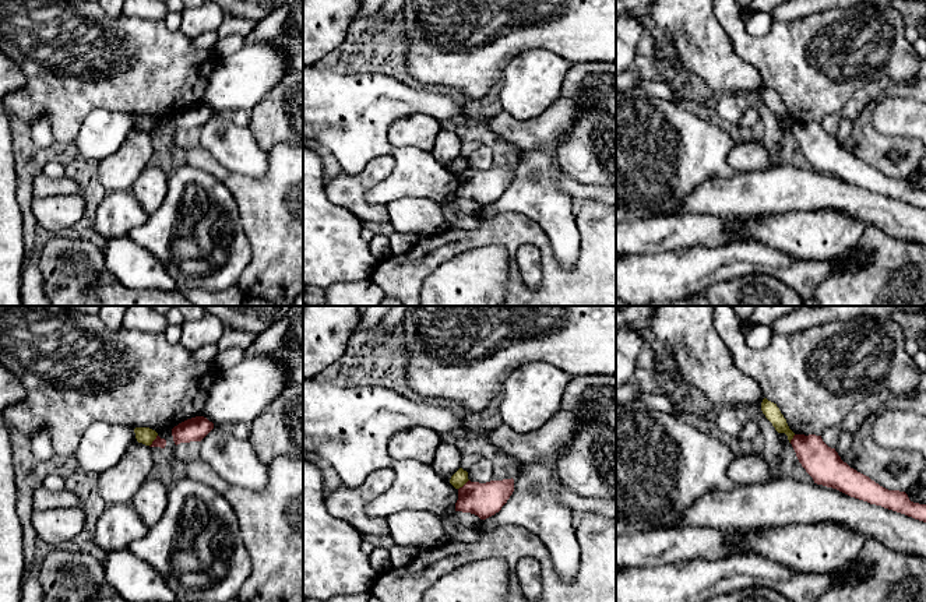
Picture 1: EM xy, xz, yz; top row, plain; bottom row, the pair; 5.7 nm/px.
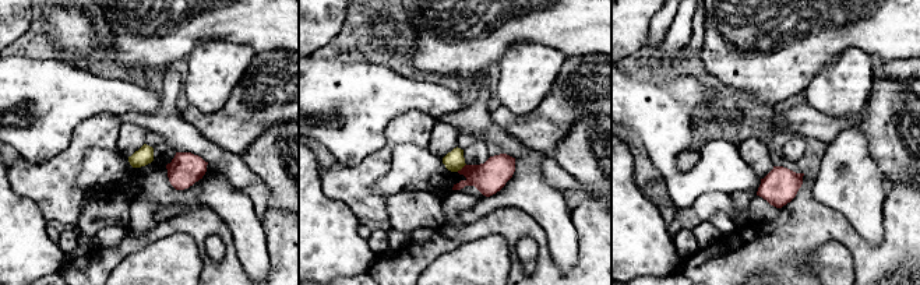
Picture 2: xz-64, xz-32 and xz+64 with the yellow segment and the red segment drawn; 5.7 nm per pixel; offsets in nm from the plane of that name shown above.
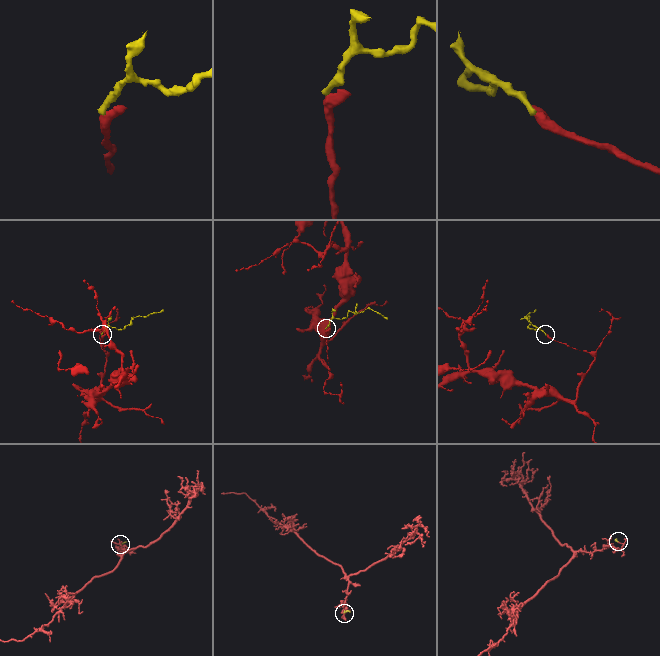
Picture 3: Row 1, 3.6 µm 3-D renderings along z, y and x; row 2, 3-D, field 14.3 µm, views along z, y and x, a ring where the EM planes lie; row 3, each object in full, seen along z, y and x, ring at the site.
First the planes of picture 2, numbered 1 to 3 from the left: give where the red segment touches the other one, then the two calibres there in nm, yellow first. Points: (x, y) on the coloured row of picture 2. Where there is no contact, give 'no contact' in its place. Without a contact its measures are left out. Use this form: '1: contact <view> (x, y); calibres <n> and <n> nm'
1: no contact
2: contact xz-32 (461, 168); calibres 120 and 190 nm
3: no contact

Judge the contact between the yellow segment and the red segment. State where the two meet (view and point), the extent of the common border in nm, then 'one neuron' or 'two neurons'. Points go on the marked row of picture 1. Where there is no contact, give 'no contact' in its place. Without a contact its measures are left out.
contact xy (154, 439); length 80 nm; two neurons

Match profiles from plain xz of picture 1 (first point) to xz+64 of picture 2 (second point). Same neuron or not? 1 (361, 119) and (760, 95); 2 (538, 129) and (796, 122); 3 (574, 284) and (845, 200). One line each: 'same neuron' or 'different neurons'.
1: different neurons
2: same neuron
3: different neurons

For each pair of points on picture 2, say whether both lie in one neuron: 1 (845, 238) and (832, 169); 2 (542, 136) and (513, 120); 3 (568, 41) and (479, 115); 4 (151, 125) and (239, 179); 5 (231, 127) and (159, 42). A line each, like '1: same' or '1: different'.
1: different
2: same
3: different
4: same
5: different

